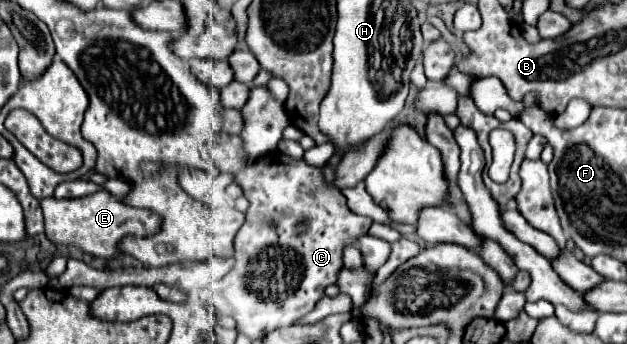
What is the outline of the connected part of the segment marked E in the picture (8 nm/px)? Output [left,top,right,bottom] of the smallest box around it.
[40,190,160,260]

